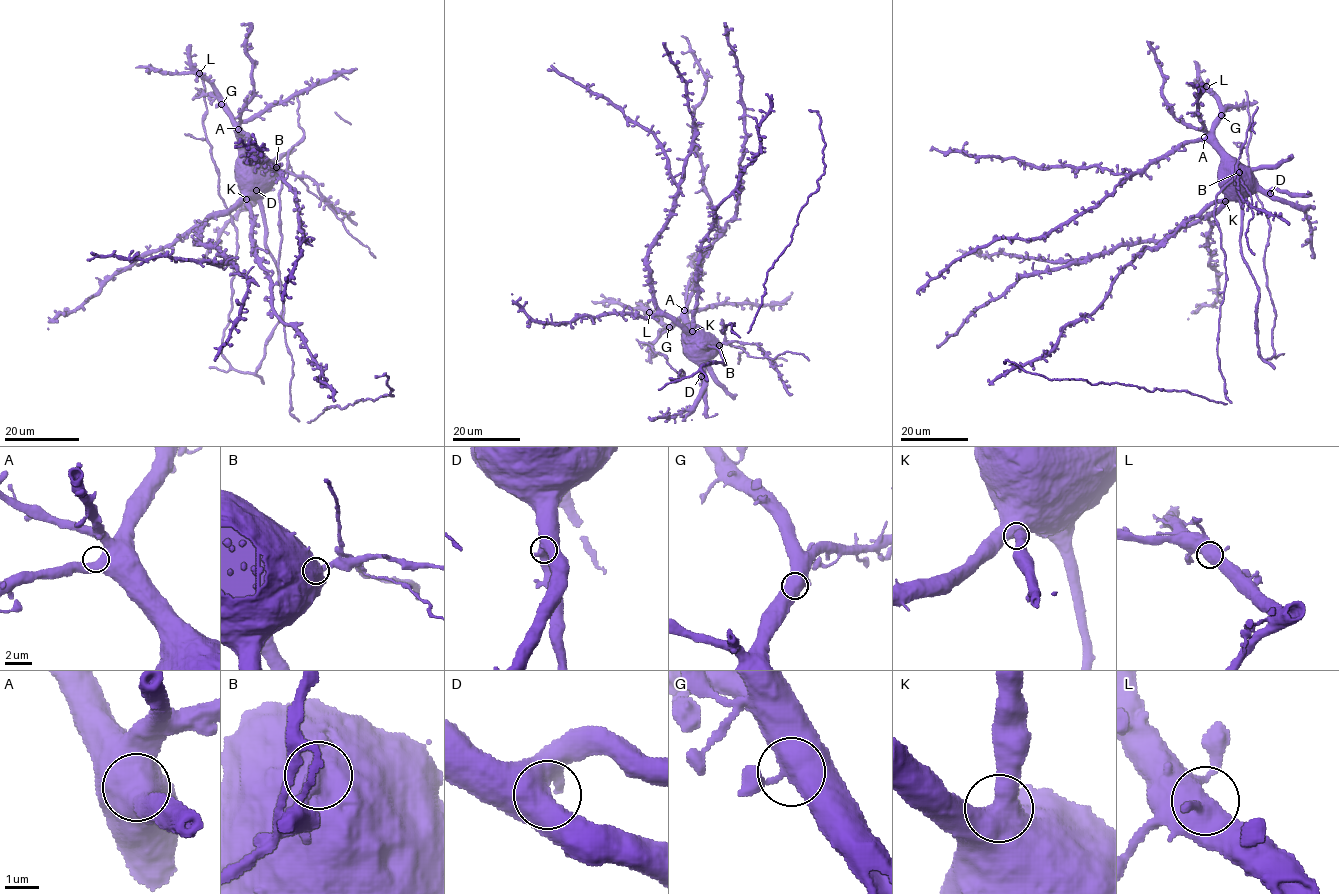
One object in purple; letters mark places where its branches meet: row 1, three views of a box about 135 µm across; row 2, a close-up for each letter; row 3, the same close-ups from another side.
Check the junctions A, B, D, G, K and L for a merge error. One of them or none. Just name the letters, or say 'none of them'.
B

